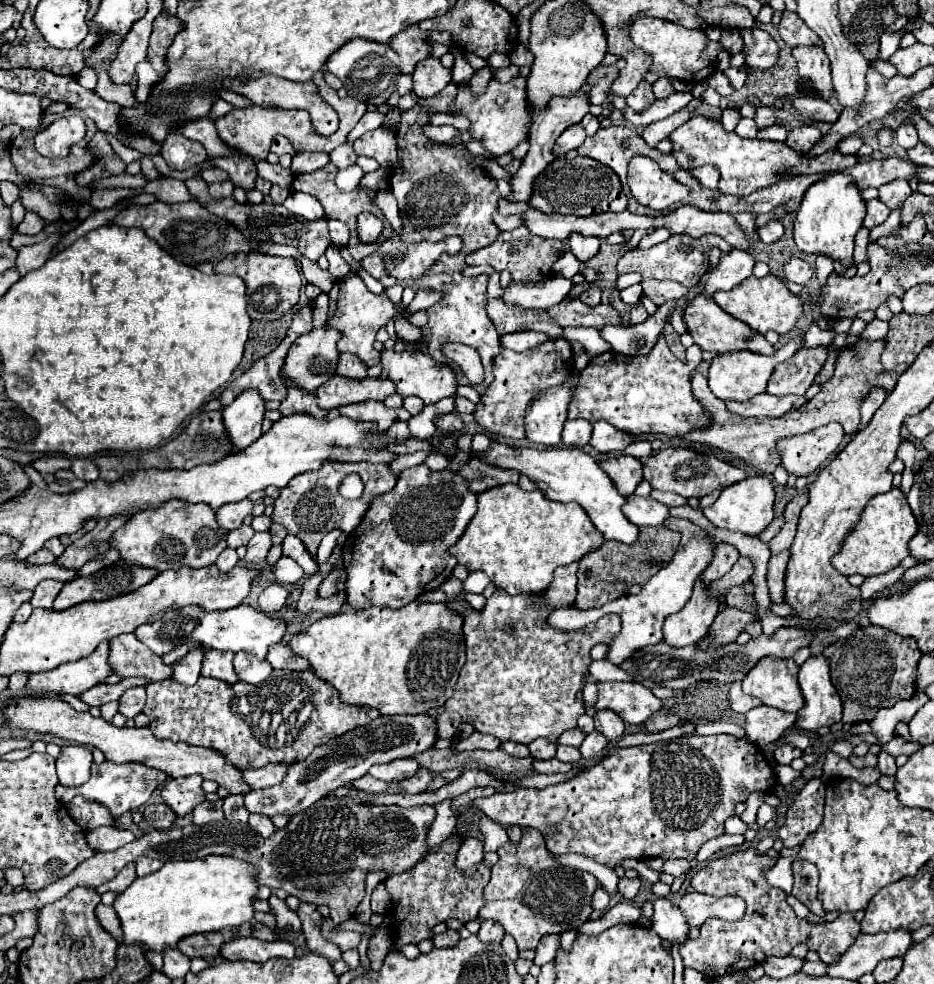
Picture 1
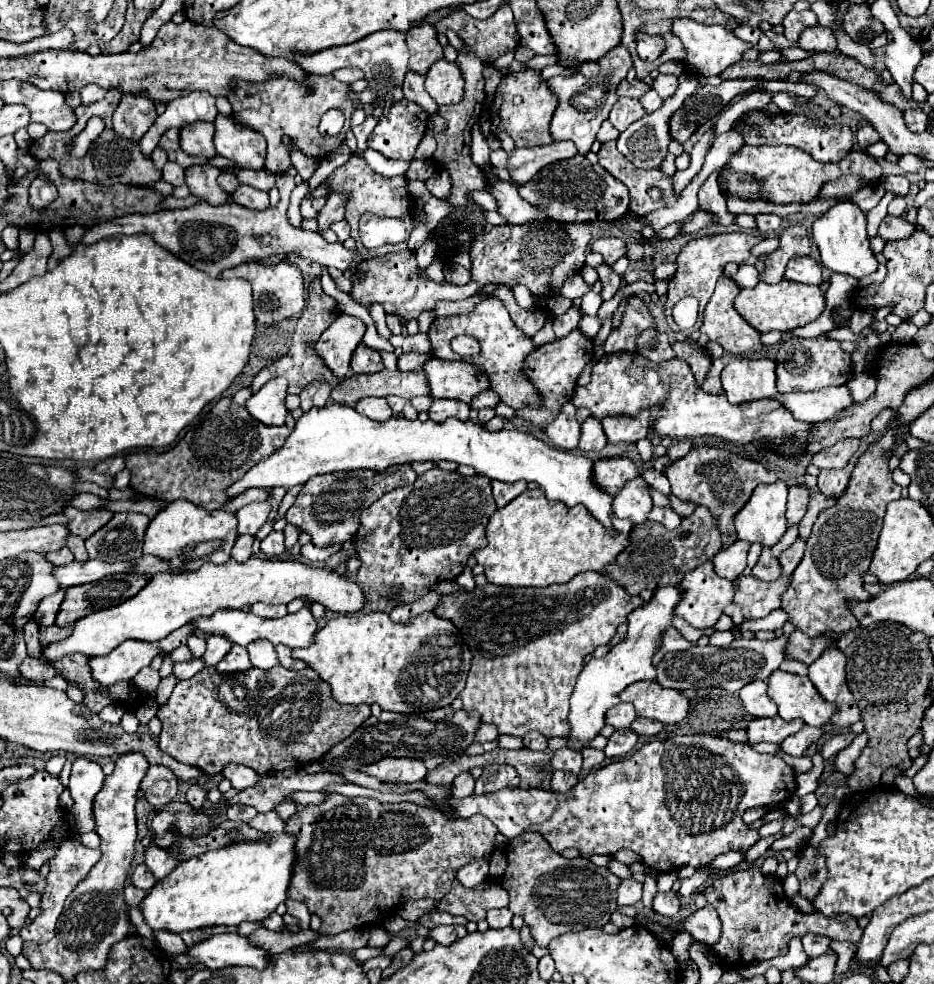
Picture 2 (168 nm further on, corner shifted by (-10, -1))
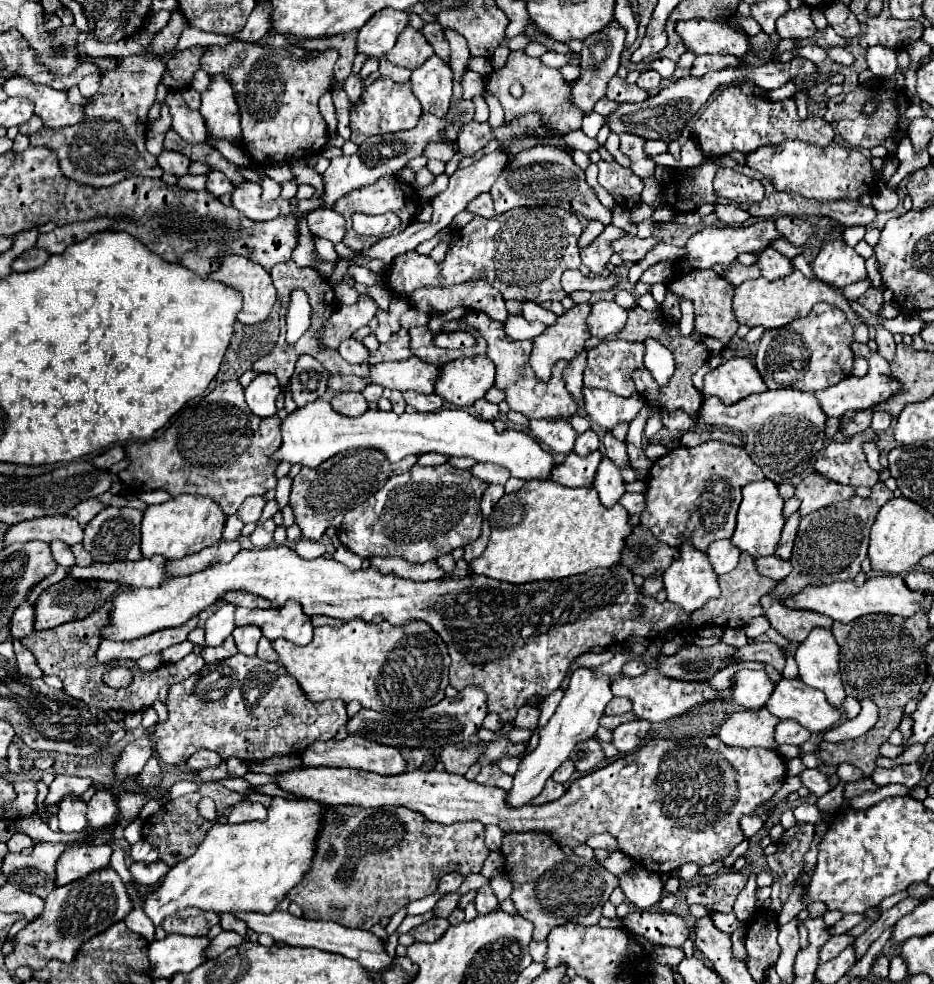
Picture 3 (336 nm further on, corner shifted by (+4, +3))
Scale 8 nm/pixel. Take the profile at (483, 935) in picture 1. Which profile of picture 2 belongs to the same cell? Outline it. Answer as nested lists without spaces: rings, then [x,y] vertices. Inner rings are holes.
[[[507,907],[487,911],[487,923],[489,923],[491,929],[503,929],[503,927],[509,927],[509,925],[511,925],[511,917],[513,917],[513,913],[511,913]]]

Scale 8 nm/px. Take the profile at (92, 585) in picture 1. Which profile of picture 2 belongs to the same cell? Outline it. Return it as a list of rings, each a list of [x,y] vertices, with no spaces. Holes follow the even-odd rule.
[[[109,575],[99,583],[85,583],[65,589],[65,599],[57,613],[55,625],[65,627],[81,617],[115,607],[137,595],[149,581],[149,575]]]

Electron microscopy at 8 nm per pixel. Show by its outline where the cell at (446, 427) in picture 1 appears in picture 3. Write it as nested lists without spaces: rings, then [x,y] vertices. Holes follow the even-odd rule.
[[[405,391],[403,397],[405,397],[405,403],[413,405],[417,411],[439,411],[443,407],[443,399],[435,393],[423,395],[423,393],[415,393],[415,391]]]

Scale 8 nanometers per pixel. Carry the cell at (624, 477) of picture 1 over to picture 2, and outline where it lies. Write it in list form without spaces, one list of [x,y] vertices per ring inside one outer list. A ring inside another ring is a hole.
[[[607,457],[607,459],[597,459],[593,463],[595,485],[611,497],[619,493],[623,485],[633,477],[637,477],[637,467],[633,465],[633,461],[625,457]]]

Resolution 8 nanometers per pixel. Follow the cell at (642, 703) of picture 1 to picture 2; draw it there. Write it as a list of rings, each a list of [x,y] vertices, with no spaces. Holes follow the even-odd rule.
[[[657,681],[633,683],[619,697],[621,701],[633,703],[639,717],[657,719],[665,725],[679,723],[689,713],[689,697],[681,691],[665,689]]]

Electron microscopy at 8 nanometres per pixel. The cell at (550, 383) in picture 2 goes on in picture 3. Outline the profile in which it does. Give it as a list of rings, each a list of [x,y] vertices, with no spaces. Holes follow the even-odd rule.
[[[579,303],[565,311],[555,325],[547,327],[539,337],[533,339],[529,363],[537,379],[549,381],[553,365],[559,359],[575,359],[585,349],[585,341],[591,337],[585,325],[589,311],[589,303]]]

